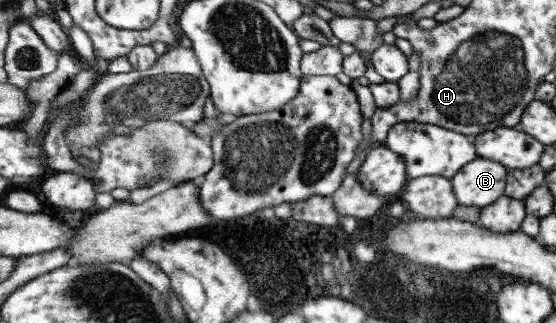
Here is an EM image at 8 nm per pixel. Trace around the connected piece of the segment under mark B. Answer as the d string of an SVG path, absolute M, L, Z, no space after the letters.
M481 156L452 178L460 204L484 209L506 194L508 172L504 164Z

